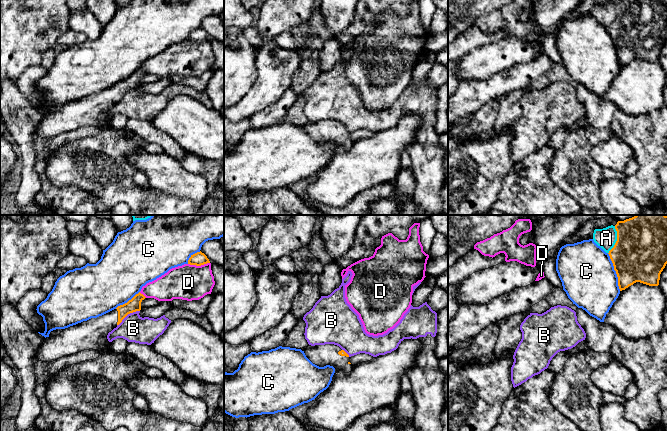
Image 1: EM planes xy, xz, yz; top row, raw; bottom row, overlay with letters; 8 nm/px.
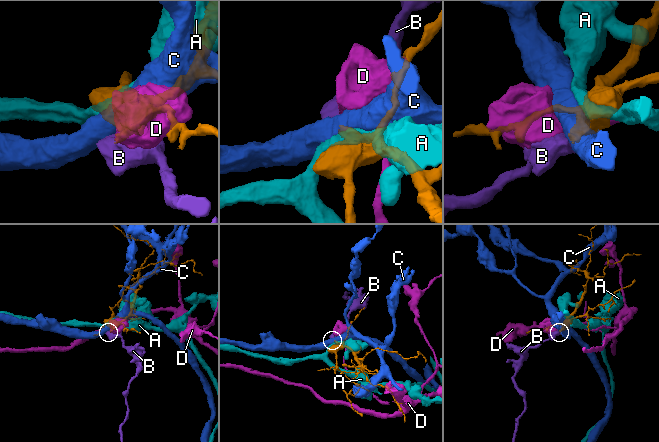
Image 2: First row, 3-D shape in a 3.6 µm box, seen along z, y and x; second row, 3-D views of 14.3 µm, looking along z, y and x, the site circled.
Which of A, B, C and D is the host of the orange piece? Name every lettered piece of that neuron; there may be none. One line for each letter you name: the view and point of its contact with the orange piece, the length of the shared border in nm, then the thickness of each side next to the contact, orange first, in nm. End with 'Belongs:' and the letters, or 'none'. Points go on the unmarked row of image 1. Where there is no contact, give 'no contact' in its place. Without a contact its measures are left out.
Belongs: none

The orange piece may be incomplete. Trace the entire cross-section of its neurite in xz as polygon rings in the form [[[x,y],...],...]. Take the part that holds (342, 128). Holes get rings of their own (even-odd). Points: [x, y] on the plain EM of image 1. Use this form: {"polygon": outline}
{"polygon": [[[309,121],[301,126],[313,140],[319,143],[333,142],[335,144],[333,153],[339,147],[349,149],[353,145],[349,131],[337,121]]]}

